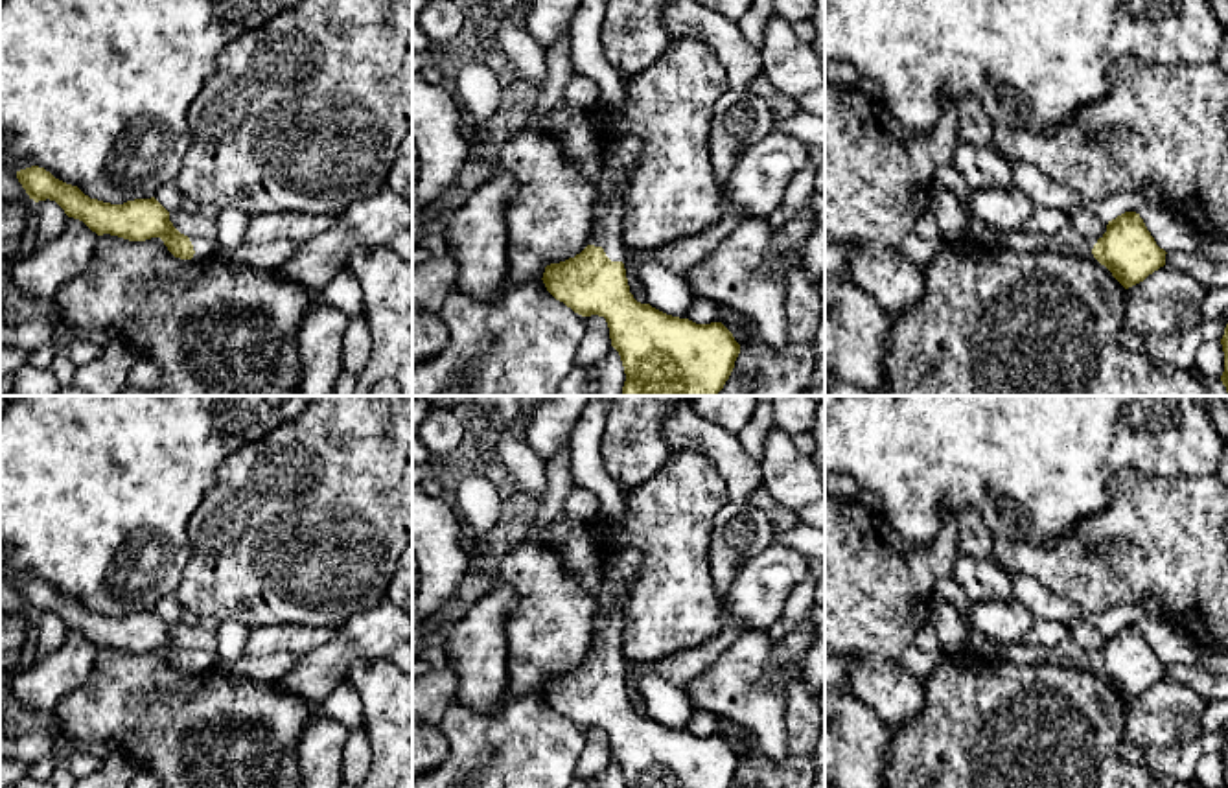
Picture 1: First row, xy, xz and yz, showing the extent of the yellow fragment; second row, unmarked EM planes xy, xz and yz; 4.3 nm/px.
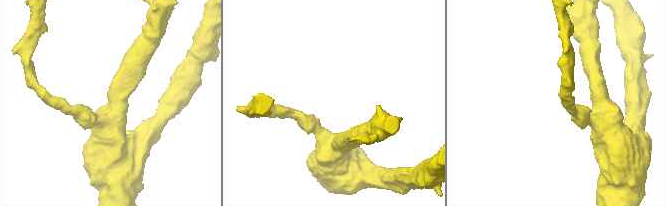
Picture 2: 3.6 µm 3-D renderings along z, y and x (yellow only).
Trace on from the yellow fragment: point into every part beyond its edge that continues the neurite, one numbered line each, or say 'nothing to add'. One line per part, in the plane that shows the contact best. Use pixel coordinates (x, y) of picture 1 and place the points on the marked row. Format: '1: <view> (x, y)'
1: xz (623, 155)

